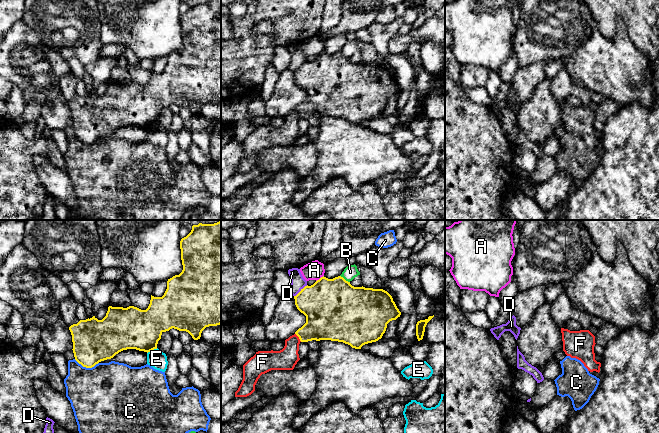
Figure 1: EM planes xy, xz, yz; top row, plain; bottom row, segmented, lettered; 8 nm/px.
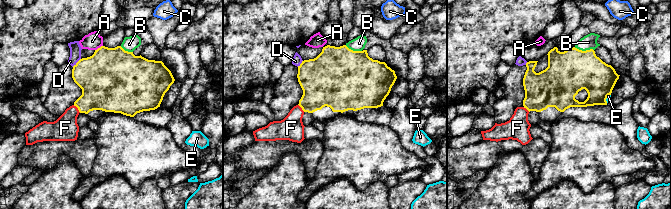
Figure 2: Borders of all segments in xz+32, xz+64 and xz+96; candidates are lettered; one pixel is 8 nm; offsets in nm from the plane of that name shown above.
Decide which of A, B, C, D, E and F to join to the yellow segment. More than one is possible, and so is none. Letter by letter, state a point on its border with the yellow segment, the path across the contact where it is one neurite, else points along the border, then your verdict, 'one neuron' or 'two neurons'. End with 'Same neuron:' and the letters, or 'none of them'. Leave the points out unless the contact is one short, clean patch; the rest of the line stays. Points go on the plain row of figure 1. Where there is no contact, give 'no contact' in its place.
A: xz (320, 54) | two neurons
B: xz (344, 55) | along xz (340, 51), (349, 58) | two neurons
C: xy (86, 143) | two neurons
D: xz (301, 66) | along xz (307, 61), (294, 72) | two neurons
E: xy (152, 125) | two neurons
F: xz (298, 112) | along xz (295, 109), (301, 117) | two neurons
Same neuron: none of them

